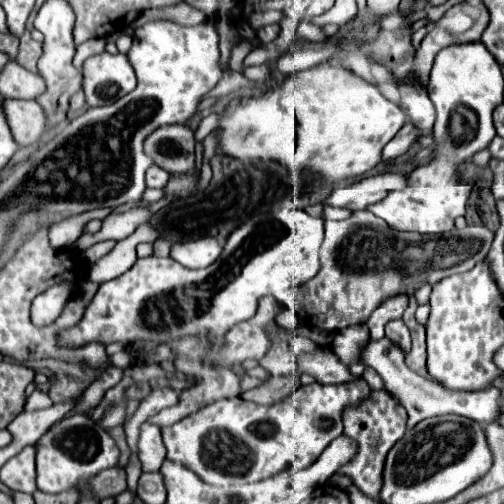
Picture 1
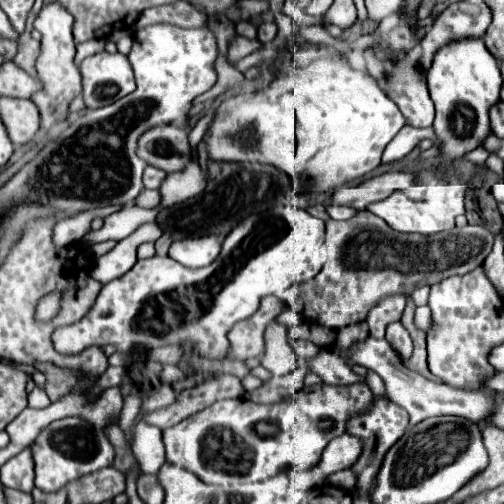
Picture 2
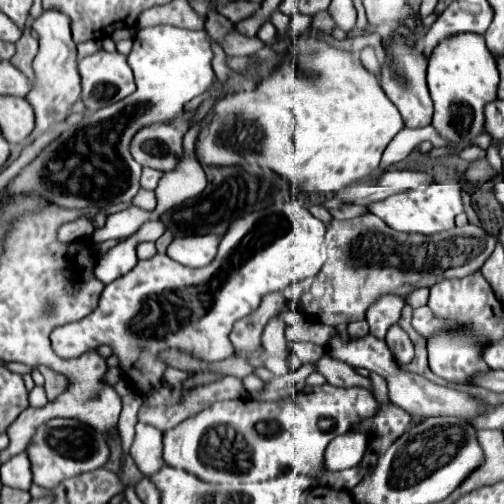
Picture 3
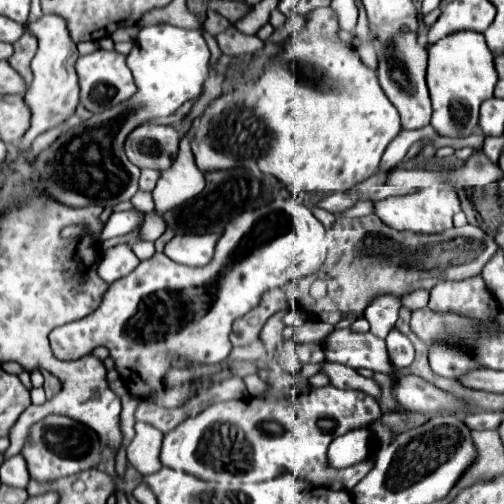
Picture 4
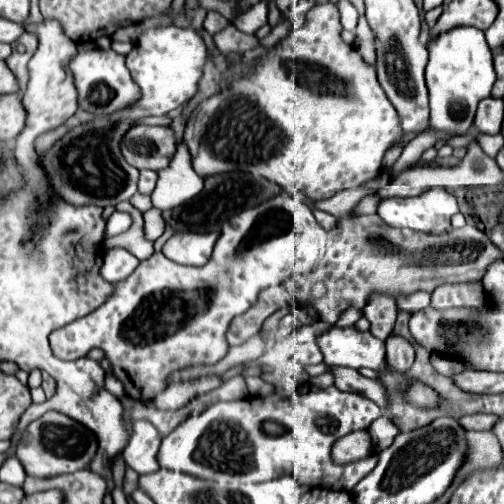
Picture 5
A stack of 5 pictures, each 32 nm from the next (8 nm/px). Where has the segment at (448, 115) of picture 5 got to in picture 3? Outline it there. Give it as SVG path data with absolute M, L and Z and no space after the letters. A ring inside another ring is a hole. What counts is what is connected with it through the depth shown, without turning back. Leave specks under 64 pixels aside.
M456 36L456 40L444 40L444 44L438 44L428 60L428 90L434 102L434 128L436 132L448 140L448 150L452 154L460 154L464 148L472 146L472 140L486 132L484 128L484 108L486 104L494 102L498 98L498 84L500 84L500 72L498 62L490 54L490 50L484 44L482 36Z

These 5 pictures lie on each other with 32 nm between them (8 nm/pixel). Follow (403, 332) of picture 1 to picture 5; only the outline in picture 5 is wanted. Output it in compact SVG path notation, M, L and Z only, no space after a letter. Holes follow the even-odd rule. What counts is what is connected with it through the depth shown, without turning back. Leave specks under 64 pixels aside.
M390 334L386 340L386 350L388 350L388 366L392 370L406 372L412 366L414 346L406 338L402 338L398 334Z

